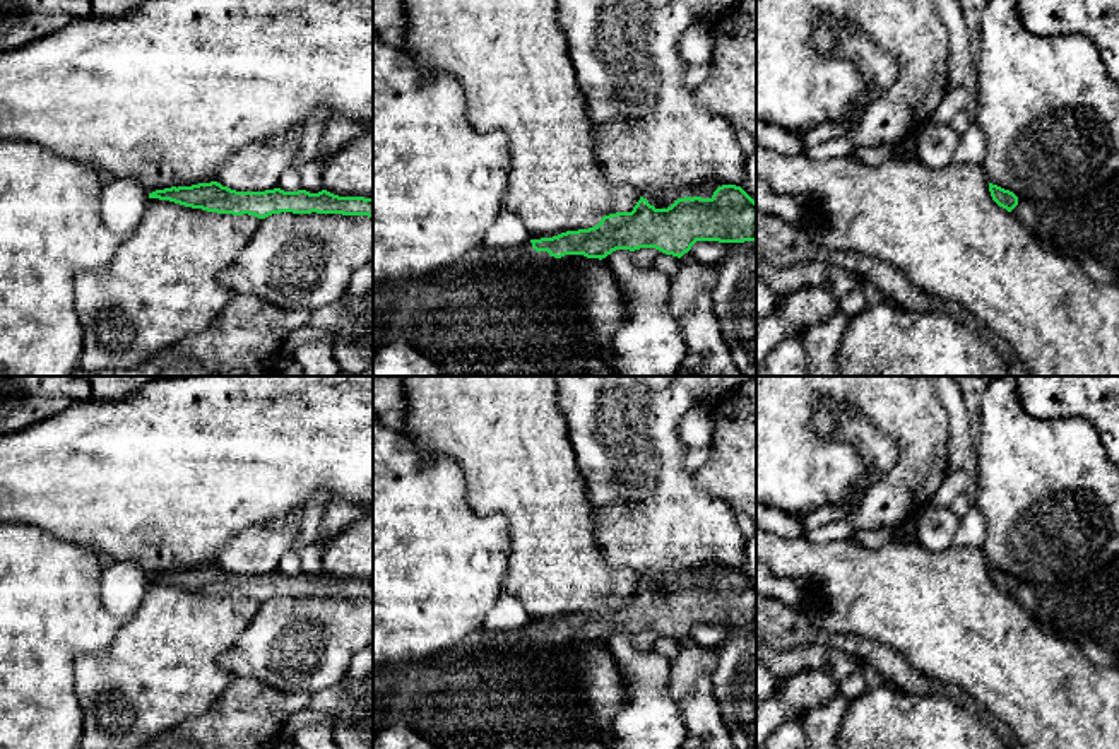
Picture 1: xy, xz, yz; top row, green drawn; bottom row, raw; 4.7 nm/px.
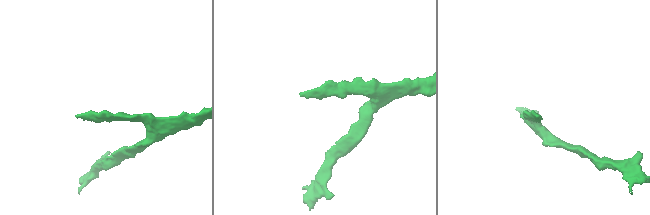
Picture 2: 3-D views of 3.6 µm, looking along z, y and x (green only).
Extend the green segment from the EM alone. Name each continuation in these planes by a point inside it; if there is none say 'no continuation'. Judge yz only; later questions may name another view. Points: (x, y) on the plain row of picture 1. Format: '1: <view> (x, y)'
1: yz (1089, 611)

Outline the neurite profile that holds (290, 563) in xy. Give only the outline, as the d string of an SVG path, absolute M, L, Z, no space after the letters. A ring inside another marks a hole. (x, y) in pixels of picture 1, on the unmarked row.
M287 551L287 552L281 557L281 561L279 561L279 564L277 564L277 571L281 571L281 573L284 573L284 575L298 575L298 573L303 573L303 569L301 569L301 561L299 561L298 554L293 552L293 551Z

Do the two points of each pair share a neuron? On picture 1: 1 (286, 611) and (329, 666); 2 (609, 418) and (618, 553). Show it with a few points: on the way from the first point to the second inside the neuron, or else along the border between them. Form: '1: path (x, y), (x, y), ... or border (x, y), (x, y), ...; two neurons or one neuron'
1: path (286, 625), (315, 655); one neuron
2: path (618, 452), (618, 518); one neuron

